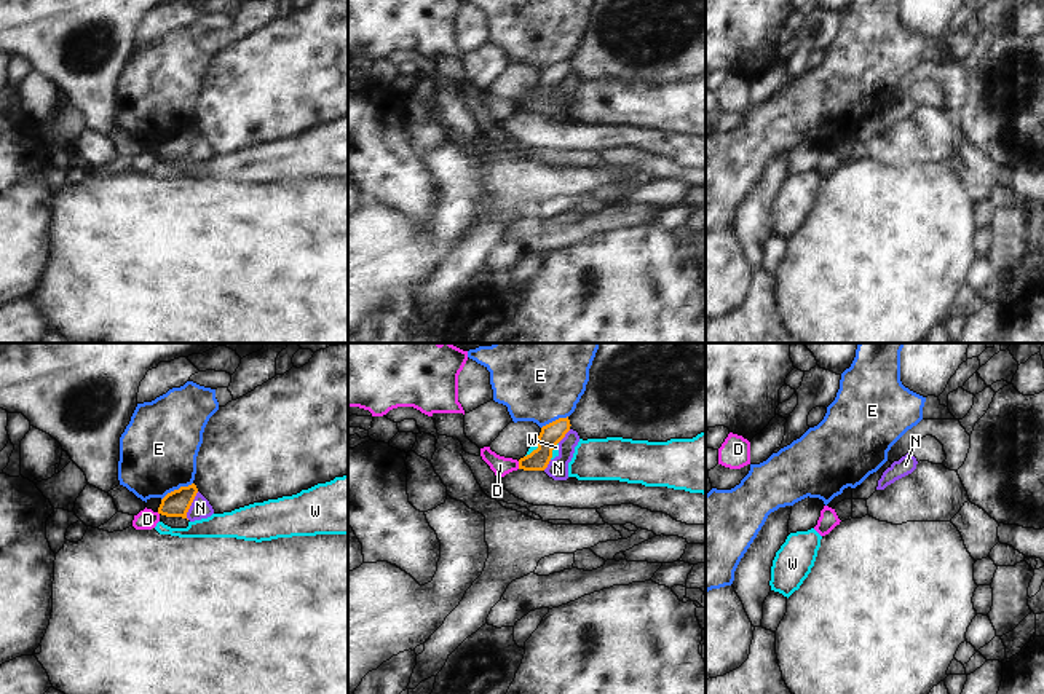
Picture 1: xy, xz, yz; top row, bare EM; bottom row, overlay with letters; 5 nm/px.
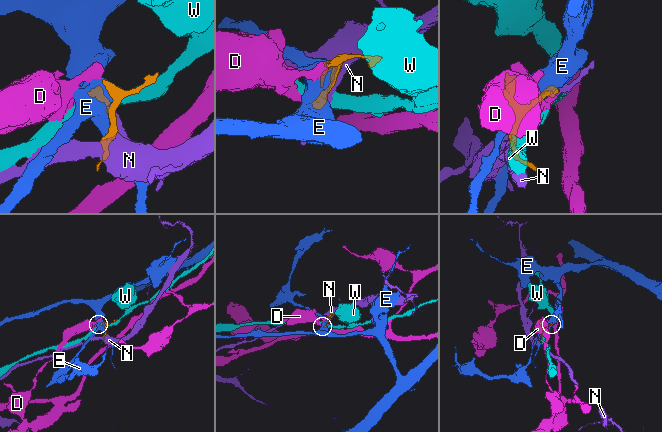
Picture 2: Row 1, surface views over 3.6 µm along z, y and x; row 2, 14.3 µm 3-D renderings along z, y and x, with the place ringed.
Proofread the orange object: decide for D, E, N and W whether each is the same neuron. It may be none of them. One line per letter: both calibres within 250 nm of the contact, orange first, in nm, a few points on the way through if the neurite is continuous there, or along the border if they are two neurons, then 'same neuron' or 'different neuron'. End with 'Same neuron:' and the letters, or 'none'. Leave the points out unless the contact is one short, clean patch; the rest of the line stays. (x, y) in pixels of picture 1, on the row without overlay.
D: 110 nm thick on the orange side, 90 nm on the other; border along xz (518, 104), (519, 110); different neuron
E: 130 nm thick on the orange side, 400 nm on the other; different neuron
N: 130 nm thick on the orange side, 100 nm on the other; different neuron
W: 110 nm thick on the orange side, 30 nm on the other; border along xz (557, 85), (549, 101); different neuron
Same neuron: none

